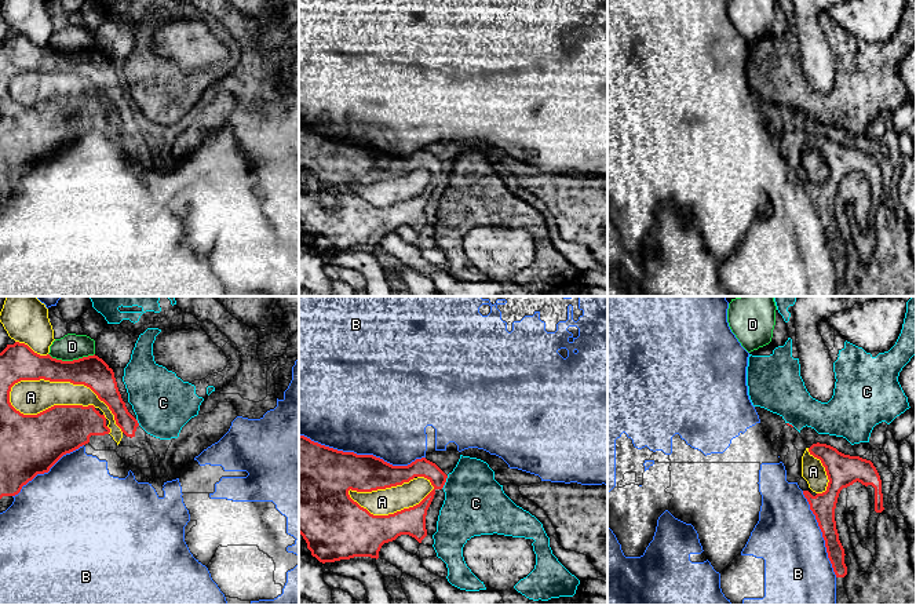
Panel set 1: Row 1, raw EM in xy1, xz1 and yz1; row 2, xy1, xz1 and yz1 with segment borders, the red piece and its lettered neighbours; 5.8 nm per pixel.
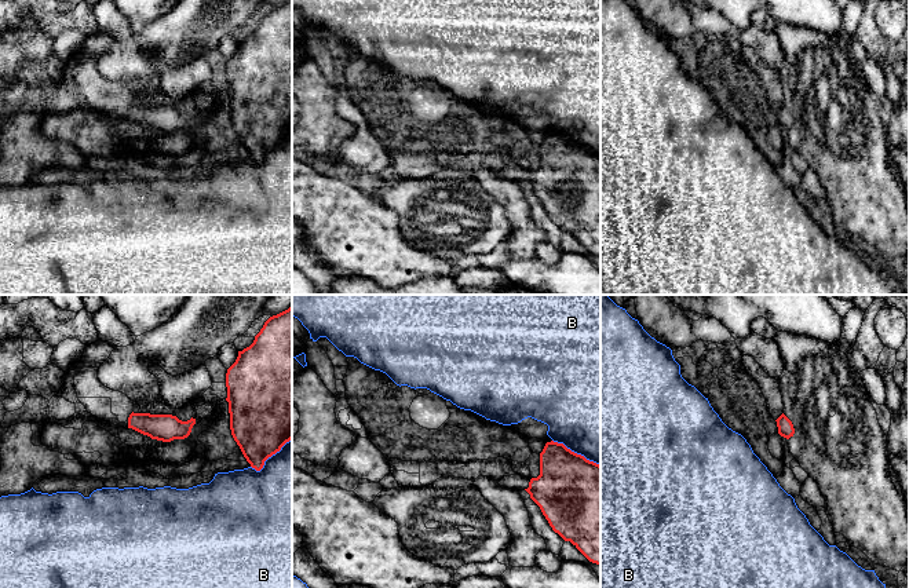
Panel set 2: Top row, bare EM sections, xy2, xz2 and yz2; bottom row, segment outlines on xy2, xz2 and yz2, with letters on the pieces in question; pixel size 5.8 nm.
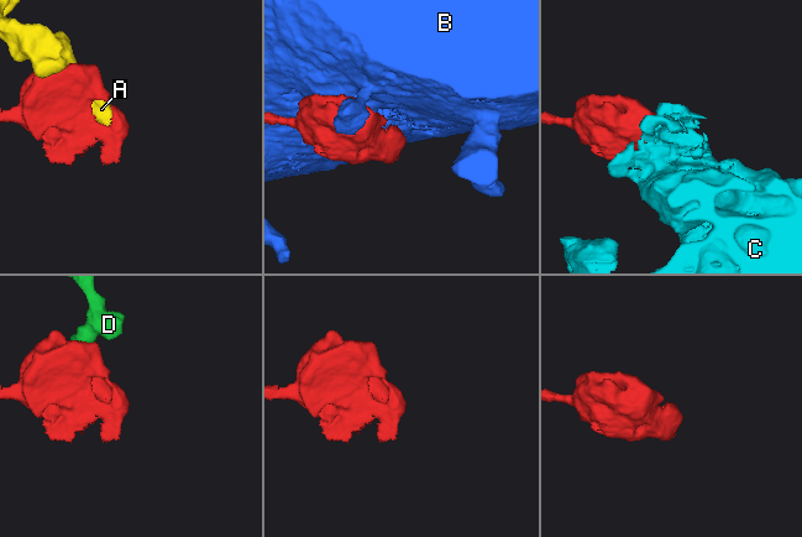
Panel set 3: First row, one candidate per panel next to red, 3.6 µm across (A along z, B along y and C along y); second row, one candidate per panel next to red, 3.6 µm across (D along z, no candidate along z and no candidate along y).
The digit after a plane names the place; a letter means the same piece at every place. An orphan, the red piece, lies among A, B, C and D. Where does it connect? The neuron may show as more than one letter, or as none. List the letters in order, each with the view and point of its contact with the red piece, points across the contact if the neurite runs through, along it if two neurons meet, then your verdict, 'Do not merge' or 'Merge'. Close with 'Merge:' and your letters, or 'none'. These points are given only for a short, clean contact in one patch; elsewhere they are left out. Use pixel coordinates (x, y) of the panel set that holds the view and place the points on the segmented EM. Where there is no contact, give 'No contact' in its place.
A: Touches red at xy1 (72, 382). Do not merge
B: Touches red at xz1 (362, 455). Do not merge
C: Touches red at xz1 (445, 481). Boundary: xz1 (448, 476), (441, 488). Do not merge
D: Touches red at xy1 (73, 360). Boundary: xy1 (48, 353), (62, 360), (77, 360), (94, 354). Do not merge
Merge: none

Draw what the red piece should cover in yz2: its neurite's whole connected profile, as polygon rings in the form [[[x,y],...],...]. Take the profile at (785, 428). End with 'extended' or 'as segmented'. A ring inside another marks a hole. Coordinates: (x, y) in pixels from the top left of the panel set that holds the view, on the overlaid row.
[[[742,355],[742,364],[746,372],[759,383],[766,398],[767,409],[777,421],[778,434],[786,439],[793,437],[795,428],[792,421],[784,414],[782,395],[778,380],[770,377],[764,369],[749,355]]] | extended

